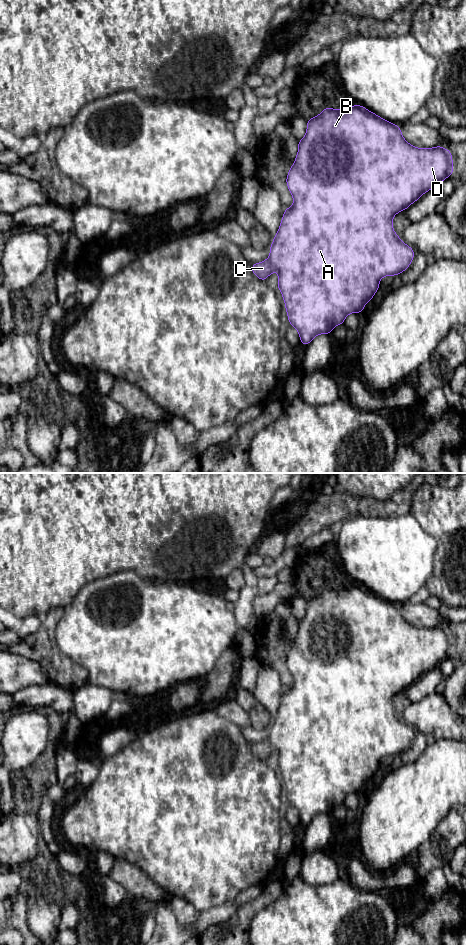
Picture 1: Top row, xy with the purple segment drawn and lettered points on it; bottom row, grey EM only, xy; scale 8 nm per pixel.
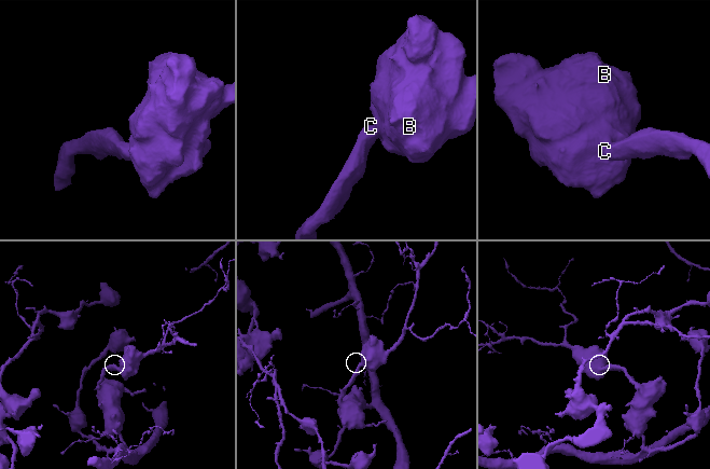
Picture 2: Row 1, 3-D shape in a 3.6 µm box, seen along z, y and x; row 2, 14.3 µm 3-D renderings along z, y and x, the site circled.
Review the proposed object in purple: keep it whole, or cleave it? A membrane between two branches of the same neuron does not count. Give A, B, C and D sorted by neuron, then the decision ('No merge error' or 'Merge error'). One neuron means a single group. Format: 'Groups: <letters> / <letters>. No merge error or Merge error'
Groups: A B C D. No merge error

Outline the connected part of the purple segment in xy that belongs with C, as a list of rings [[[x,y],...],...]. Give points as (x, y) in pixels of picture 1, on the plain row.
[[[359,584],[342,590],[326,586],[319,595],[307,600],[306,614],[302,620],[298,621],[298,633],[286,658],[286,664],[294,682],[291,687],[285,688],[280,707],[270,726],[269,738],[251,745],[254,755],[262,761],[265,761],[274,751],[278,753],[277,769],[281,771],[283,776],[289,803],[299,813],[300,823],[308,826],[317,815],[329,815],[334,807],[344,804],[347,795],[351,793],[361,794],[365,784],[370,782],[374,774],[379,770],[381,758],[400,755],[409,748],[414,738],[414,730],[406,725],[395,713],[392,705],[393,697],[400,691],[406,690],[423,674],[453,655],[452,646],[453,639],[449,629],[445,629],[440,625],[433,628],[417,628],[404,619],[400,606],[381,598]]]

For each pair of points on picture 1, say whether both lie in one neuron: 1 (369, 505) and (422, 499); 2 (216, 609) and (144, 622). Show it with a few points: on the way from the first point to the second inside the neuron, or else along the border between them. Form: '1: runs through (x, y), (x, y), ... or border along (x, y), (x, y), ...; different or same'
1: border along (414, 492), (409, 512); different
2: runs through (198, 622), (162, 622); same

